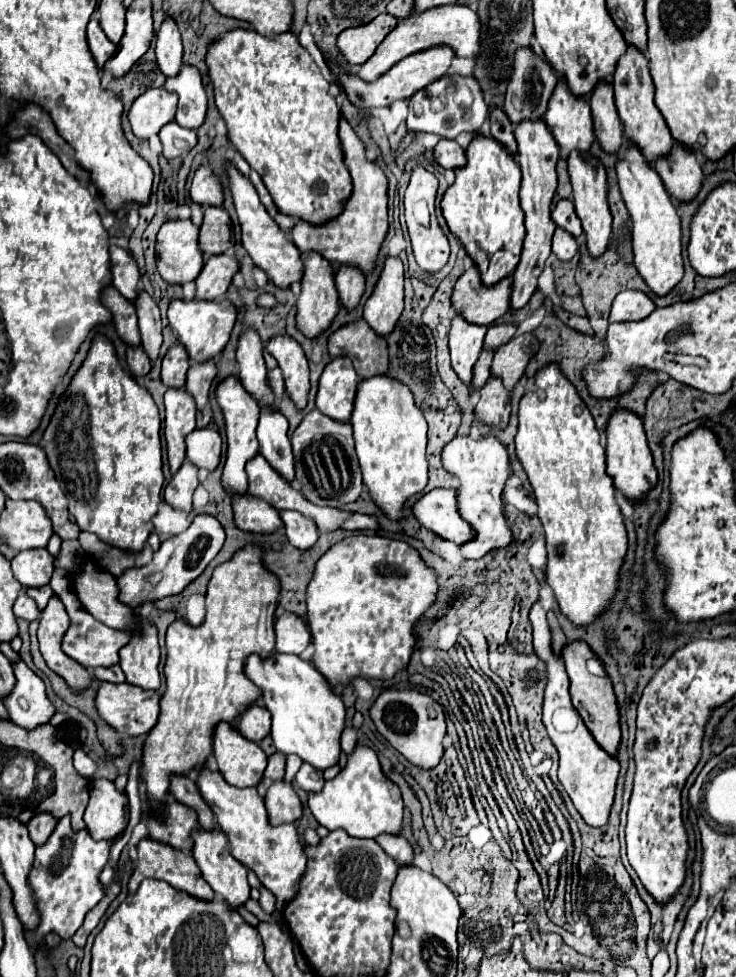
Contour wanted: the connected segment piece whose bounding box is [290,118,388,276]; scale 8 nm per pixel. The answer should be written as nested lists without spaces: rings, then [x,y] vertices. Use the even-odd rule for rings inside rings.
[[[344,118],[340,120],[340,136],[346,152],[346,166],[354,168],[354,194],[350,204],[338,218],[322,226],[312,226],[298,220],[290,236],[300,252],[318,252],[328,262],[338,266],[354,266],[366,276],[376,268],[376,260],[388,232],[388,178],[376,162],[366,158],[362,140],[354,134]]]

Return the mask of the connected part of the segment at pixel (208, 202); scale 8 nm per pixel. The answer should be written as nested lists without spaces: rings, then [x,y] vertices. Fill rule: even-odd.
[[[204,164],[196,170],[192,186],[190,186],[190,198],[196,204],[204,206],[222,206],[224,202],[224,188],[220,178],[214,174],[210,164]]]

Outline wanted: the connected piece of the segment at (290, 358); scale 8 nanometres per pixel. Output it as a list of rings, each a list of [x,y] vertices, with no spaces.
[[[276,336],[266,344],[266,350],[276,358],[282,370],[286,382],[286,394],[294,402],[296,410],[304,410],[310,380],[308,380],[308,362],[300,344],[290,336]]]

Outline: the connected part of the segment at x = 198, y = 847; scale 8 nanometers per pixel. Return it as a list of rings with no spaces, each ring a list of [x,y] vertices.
[[[198,830],[196,834],[192,834],[192,840],[194,840],[192,856],[194,856],[196,864],[200,866],[202,876],[210,884],[210,888],[216,894],[220,894],[220,898],[230,906],[230,910],[238,910],[240,906],[244,906],[246,900],[250,898],[250,886],[248,886],[248,880],[246,880],[246,868],[230,854],[228,838],[224,838],[224,832],[220,832],[220,830],[212,830],[212,832]]]

